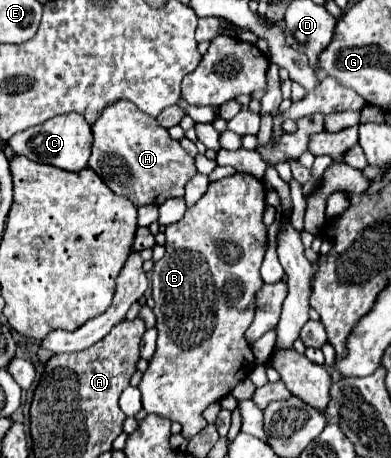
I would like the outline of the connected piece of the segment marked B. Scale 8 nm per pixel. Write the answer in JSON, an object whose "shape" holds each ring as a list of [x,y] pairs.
{"shape":[[[234,172],[232,176],[226,176],[222,180],[210,182],[206,194],[186,210],[184,218],[176,224],[166,226],[166,254],[154,262],[154,270],[152,270],[152,294],[154,294],[154,314],[156,314],[156,328],[158,328],[158,342],[156,342],[156,354],[150,360],[148,370],[144,372],[144,378],[140,382],[140,392],[142,392],[142,406],[148,414],[158,414],[164,416],[172,422],[180,422],[182,424],[182,436],[186,440],[192,440],[202,428],[206,428],[206,420],[202,418],[202,412],[216,400],[224,398],[240,380],[244,380],[250,370],[256,366],[254,354],[250,350],[250,344],[244,340],[244,332],[248,330],[252,318],[254,318],[254,294],[260,290],[262,286],[262,278],[260,278],[260,264],[266,252],[266,226],[262,224],[262,212],[264,212],[264,186],[260,184],[258,178],[246,174],[246,172]]]}

